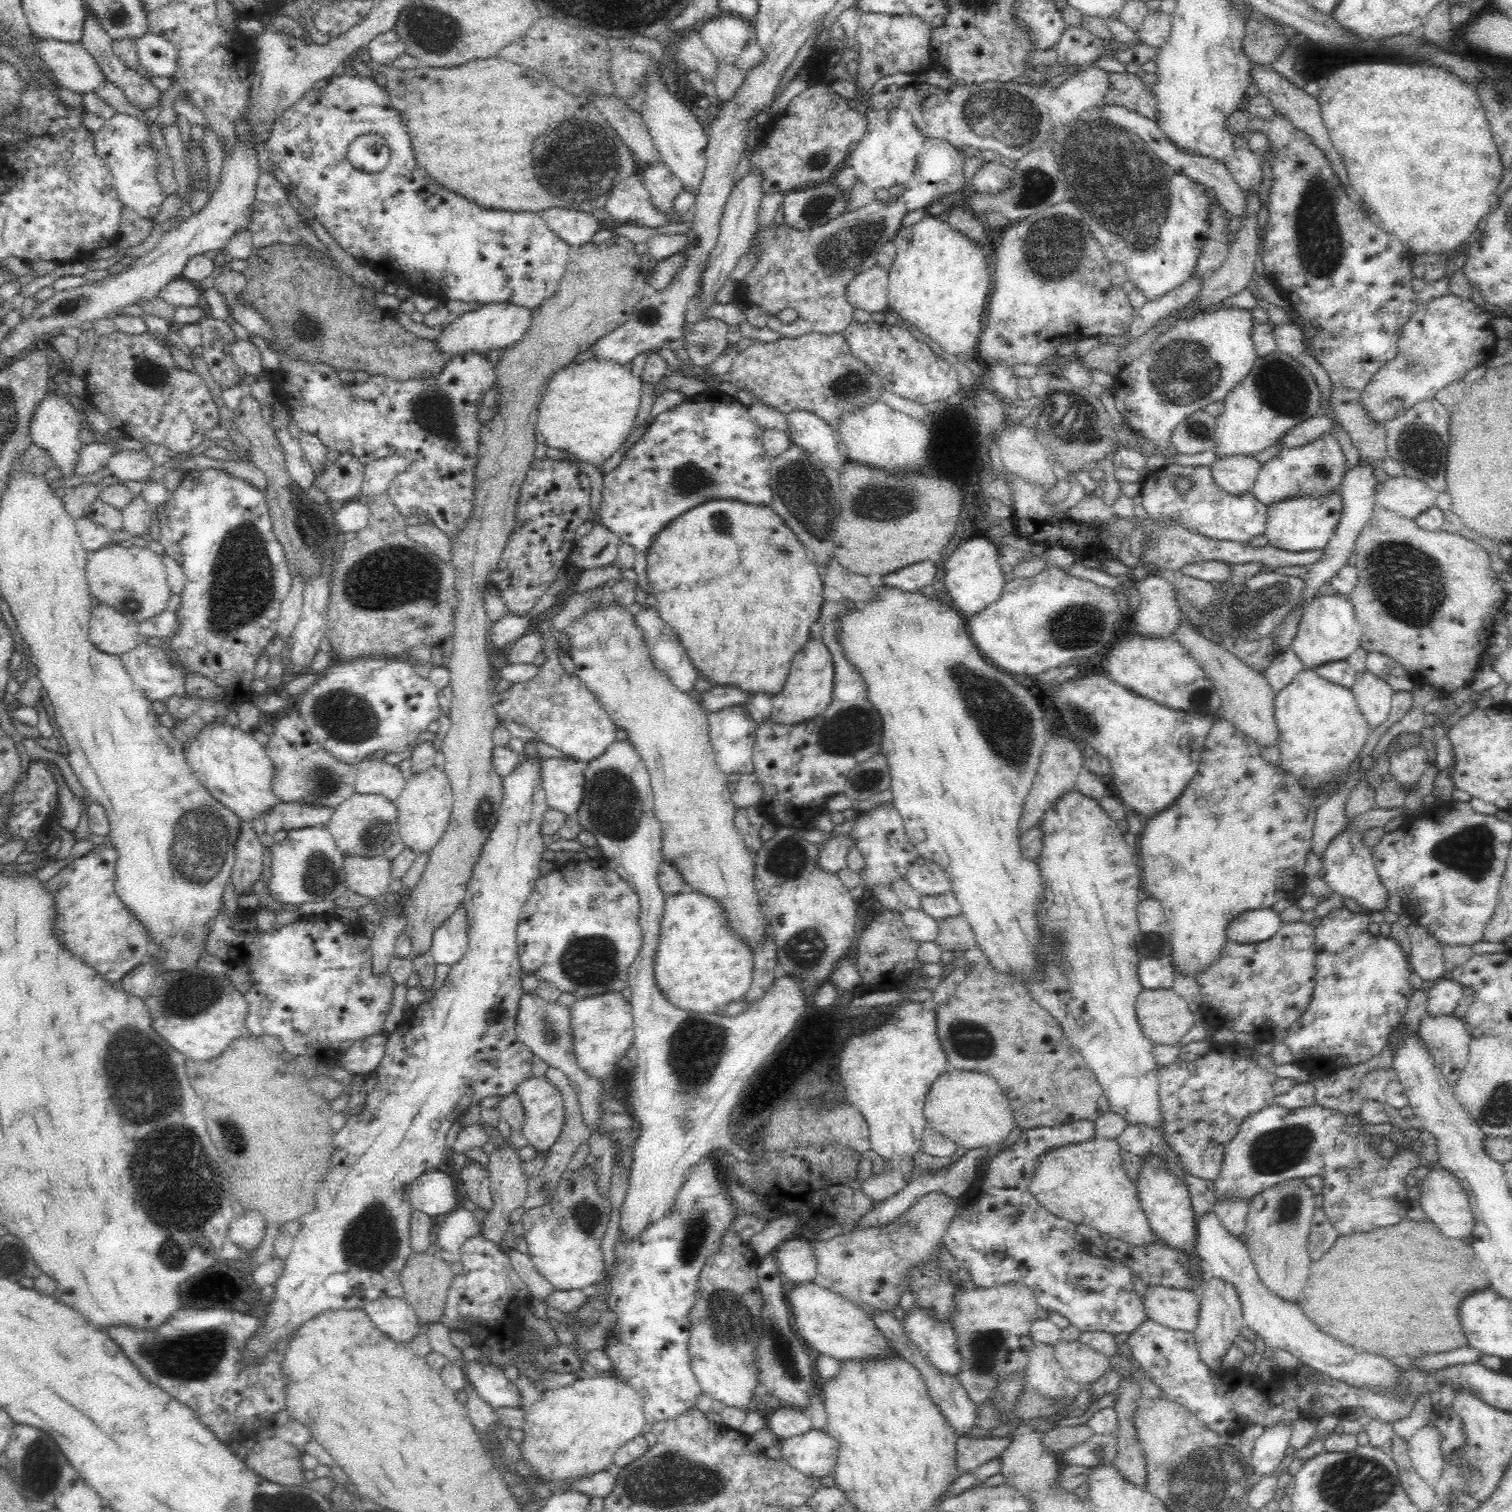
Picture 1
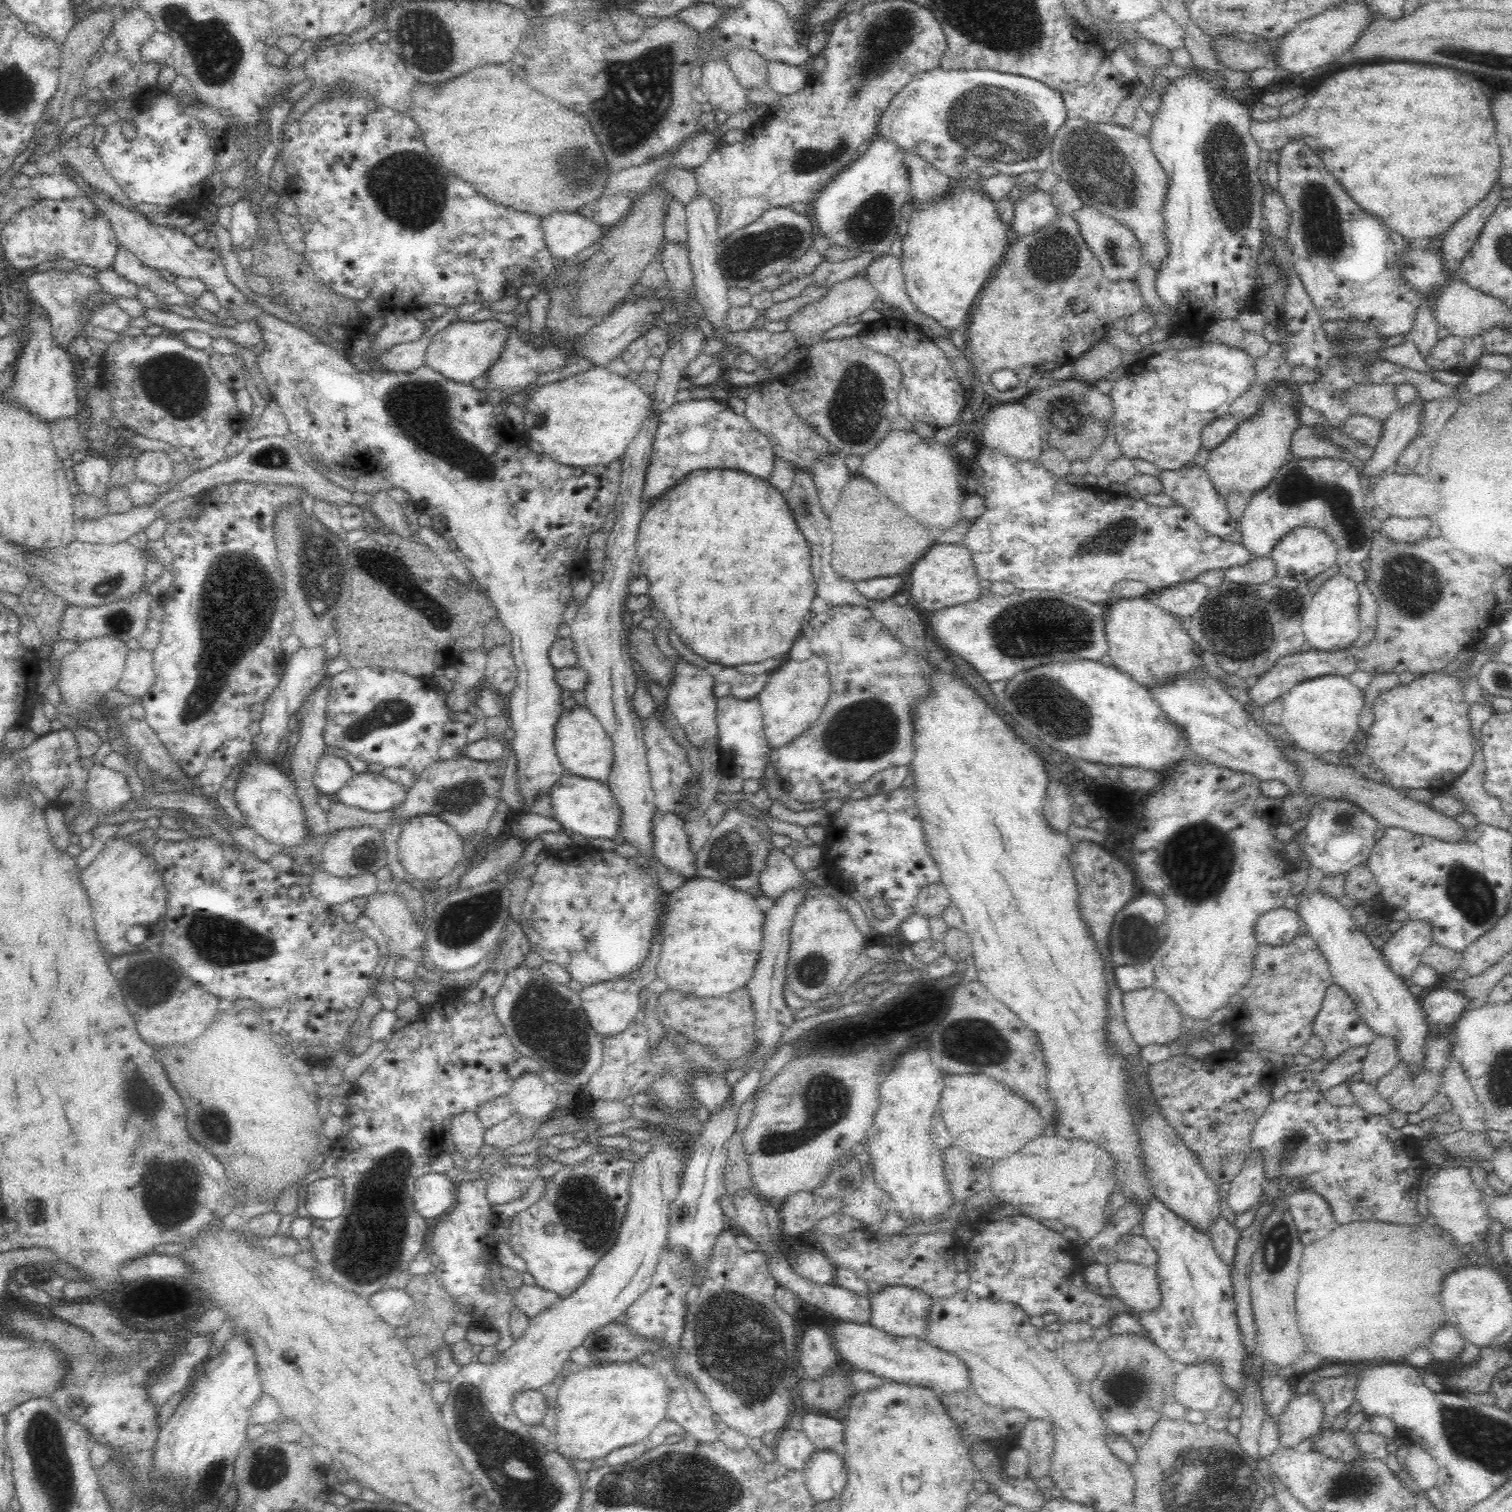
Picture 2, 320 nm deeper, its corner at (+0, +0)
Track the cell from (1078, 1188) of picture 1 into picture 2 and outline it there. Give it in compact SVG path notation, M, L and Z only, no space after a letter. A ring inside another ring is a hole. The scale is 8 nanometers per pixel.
M1038 1136L1033 1138L1024 1150L1010 1155L1008 1158L996 1159L991 1168L990 1190L998 1197L999 1202L1016 1207L1021 1213L1033 1218L1056 1219L1064 1226L1072 1226L1079 1230L1080 1240L1088 1240L1096 1236L1109 1222L1110 1217L1104 1215L1109 1206L1108 1197L1114 1188L1112 1174L1112 1158L1096 1143L1084 1142L1082 1139L1066 1140L1056 1136Z

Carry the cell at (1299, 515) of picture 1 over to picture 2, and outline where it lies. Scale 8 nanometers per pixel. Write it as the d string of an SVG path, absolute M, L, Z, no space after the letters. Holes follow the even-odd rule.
M1296 527L1280 539L1269 556L1274 559L1279 577L1288 577L1306 583L1337 563L1337 546L1332 537L1322 529Z

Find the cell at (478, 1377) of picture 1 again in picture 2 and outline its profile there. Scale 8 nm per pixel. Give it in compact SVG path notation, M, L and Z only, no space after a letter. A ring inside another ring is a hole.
M538 1390L520 1391L512 1401L512 1408L516 1416L526 1426L542 1425L549 1399Z

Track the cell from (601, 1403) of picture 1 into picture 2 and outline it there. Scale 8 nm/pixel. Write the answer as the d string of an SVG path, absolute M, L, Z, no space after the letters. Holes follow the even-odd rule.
M636 1361L622 1363L595 1363L586 1368L577 1368L575 1374L570 1374L566 1377L559 1386L558 1396L556 1398L558 1408L556 1408L557 1430L556 1438L553 1439L558 1445L558 1452L565 1458L578 1458L578 1460L596 1460L596 1458L605 1457L611 1450L620 1449L620 1446L626 1447L636 1444L638 1441L644 1441L662 1420L665 1419L668 1399L670 1398L671 1390L668 1387L668 1379L666 1379L658 1368L653 1365L643 1365Z

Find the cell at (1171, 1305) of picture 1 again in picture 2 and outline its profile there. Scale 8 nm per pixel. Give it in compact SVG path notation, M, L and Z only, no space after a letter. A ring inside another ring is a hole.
M1119 1259L1106 1265L1106 1268L1106 1281L1110 1282L1115 1296L1121 1302L1124 1302L1126 1307L1129 1307L1133 1312L1152 1311L1160 1307L1161 1296L1160 1291L1158 1291L1159 1284L1156 1269Z

